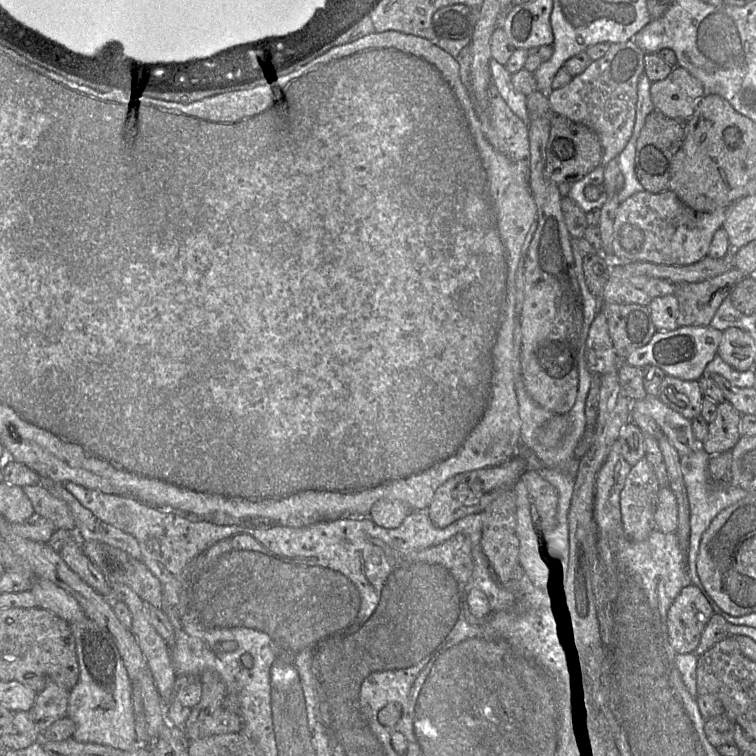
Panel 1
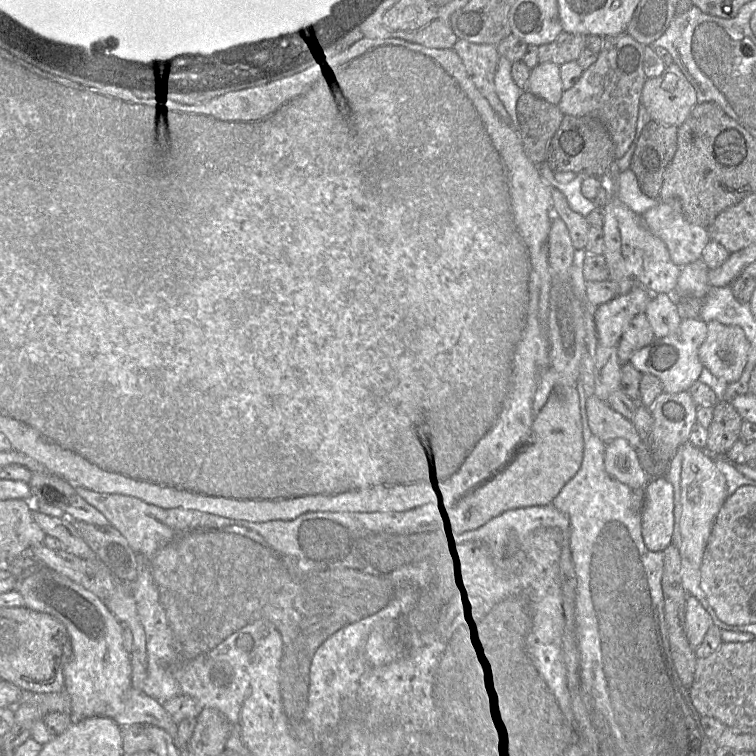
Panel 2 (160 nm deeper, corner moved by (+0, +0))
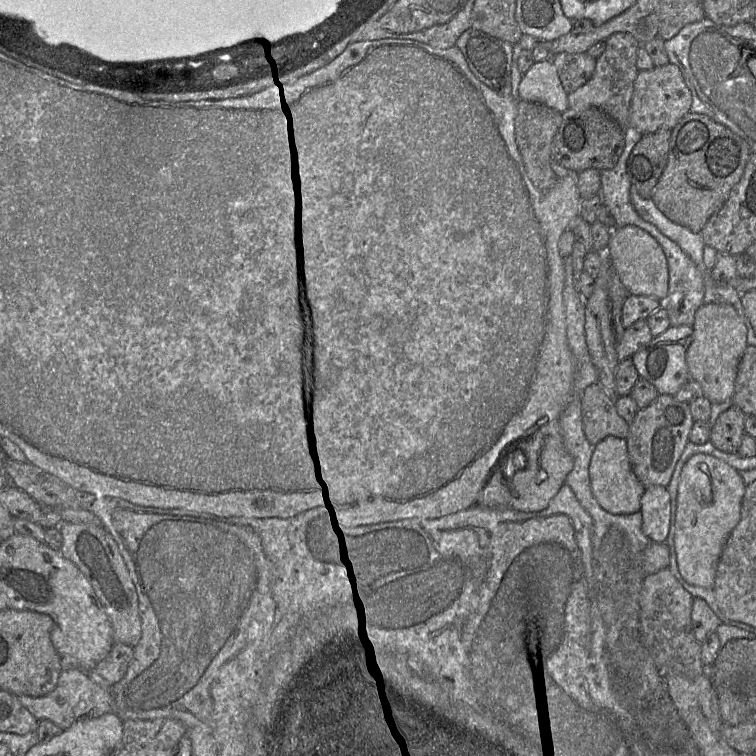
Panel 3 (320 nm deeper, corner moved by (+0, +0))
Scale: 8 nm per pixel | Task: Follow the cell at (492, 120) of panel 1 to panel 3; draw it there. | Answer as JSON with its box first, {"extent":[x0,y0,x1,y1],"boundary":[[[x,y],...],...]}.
{"extent":[456,27,513,97],"boundary":[[[470,27],[456,41],[470,70],[503,97],[511,97],[513,44]]]}

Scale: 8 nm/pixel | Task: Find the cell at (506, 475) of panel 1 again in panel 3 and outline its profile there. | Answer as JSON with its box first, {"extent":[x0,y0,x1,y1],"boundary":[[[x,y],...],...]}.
{"extent":[477,418,574,512],"boundary":[[[559,418],[550,420],[503,453],[482,489],[477,505],[540,512],[549,505],[565,484],[565,479],[573,466],[574,460],[564,445]]]}

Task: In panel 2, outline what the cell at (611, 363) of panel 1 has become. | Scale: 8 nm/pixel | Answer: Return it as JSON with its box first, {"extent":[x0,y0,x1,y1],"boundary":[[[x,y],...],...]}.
{"extent":[594,284,653,346],"boundary":[[[637,284],[627,294],[597,307],[594,320],[599,346],[617,346],[630,320],[639,313],[645,313],[653,295]]]}

